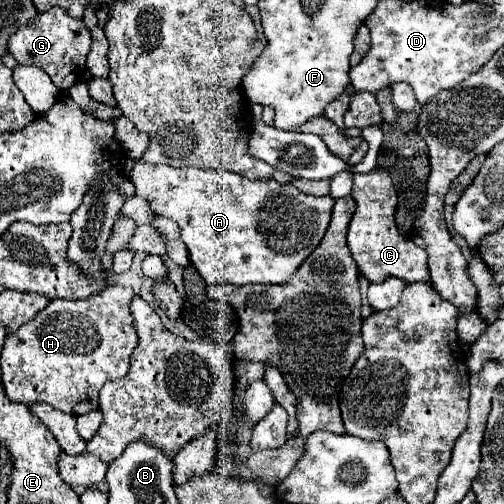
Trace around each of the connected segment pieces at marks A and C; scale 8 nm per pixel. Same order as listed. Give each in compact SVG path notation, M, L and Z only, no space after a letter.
M136 160L130 180L138 196L150 202L154 214L168 216L182 228L182 240L188 246L190 262L206 280L206 284L284 284L298 266L320 244L334 206L334 198L314 198L292 186L282 186L274 180L246 180L244 176L222 170L172 168L166 164L146 164Z
M374 168L368 174L354 174L352 198L356 202L356 212L348 226L348 248L354 262L358 264L360 276L364 276L370 284L380 284L390 276L400 278L406 284L414 282L430 284L426 252L418 248L410 238L402 236L396 228L394 212L398 196L390 174L382 168Z

